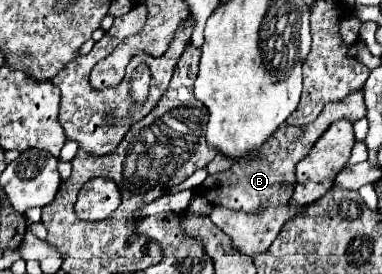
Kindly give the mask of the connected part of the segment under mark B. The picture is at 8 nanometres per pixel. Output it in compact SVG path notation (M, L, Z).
M352 91L346 99L336 101L336 103L326 103L326 107L320 111L318 119L314 119L314 123L308 123L306 127L292 127L286 125L284 129L280 127L274 137L260 149L260 153L254 159L246 159L246 161L236 161L230 169L210 175L202 185L200 185L200 193L212 203L212 205L222 205L228 209L236 209L236 211L246 211L256 215L258 211L270 207L270 205L286 205L292 199L294 193L294 183L296 183L296 175L294 175L294 167L300 159L304 159L308 155L308 151L312 149L312 145L318 141L318 137L336 121L336 119L350 119L350 121L358 121L360 117L366 115L366 103L364 103L364 91Z

